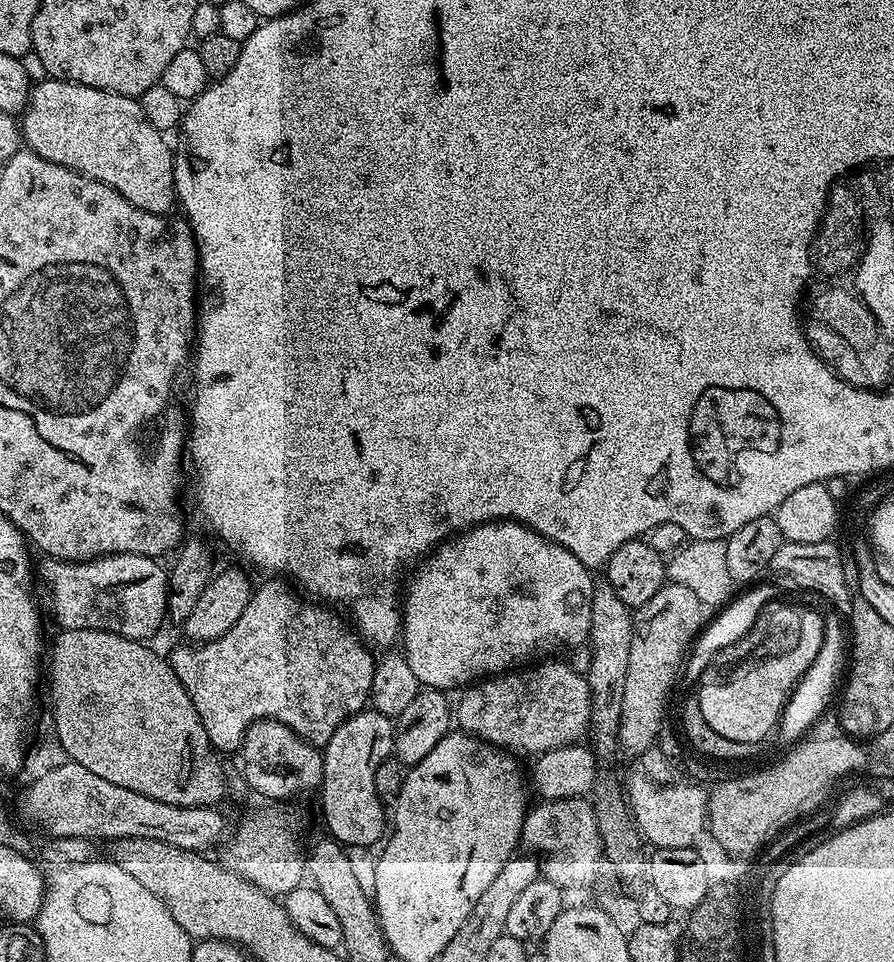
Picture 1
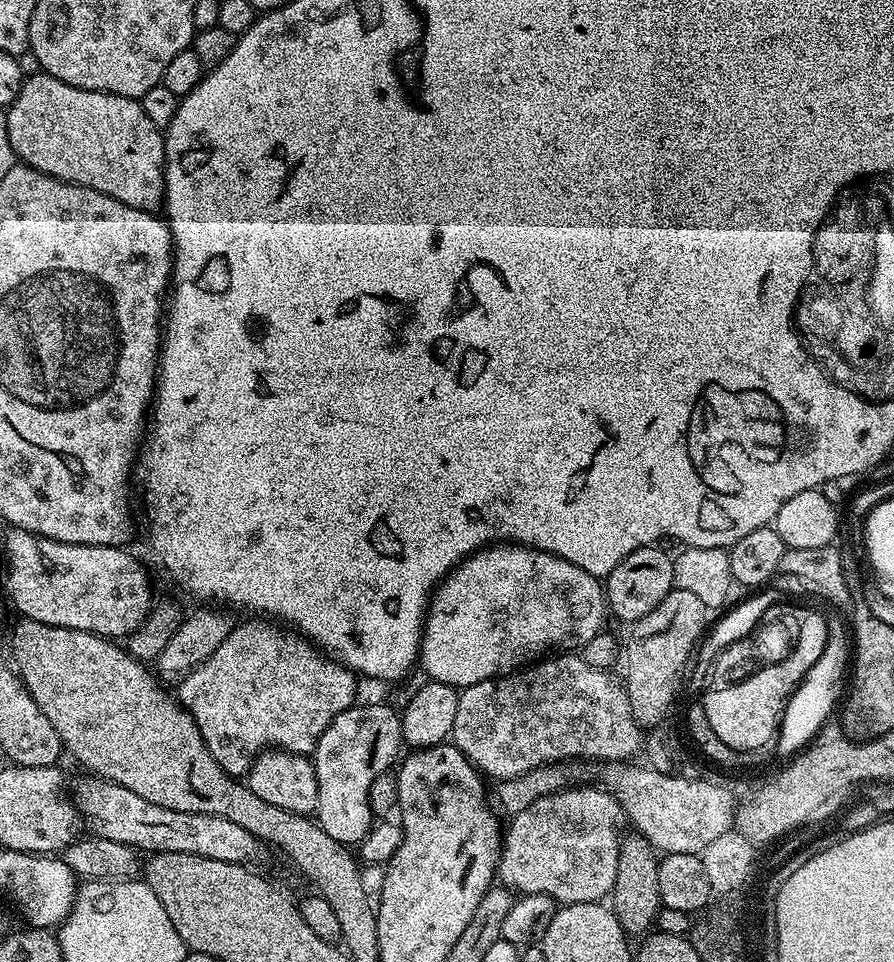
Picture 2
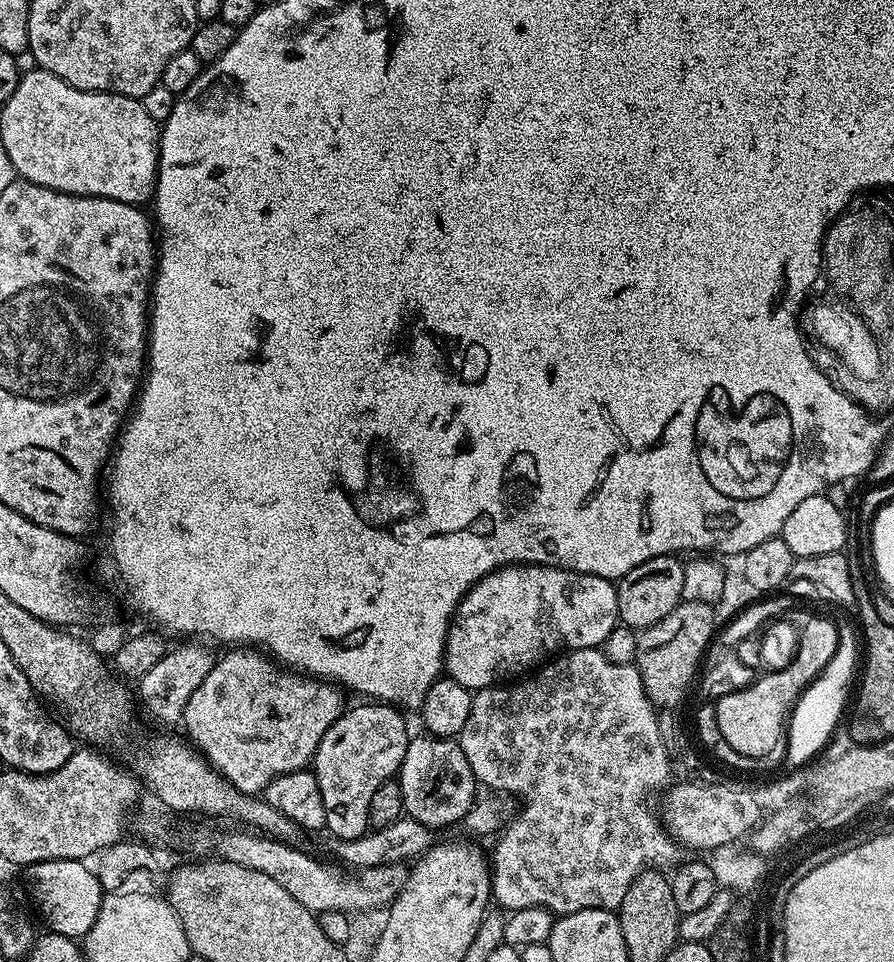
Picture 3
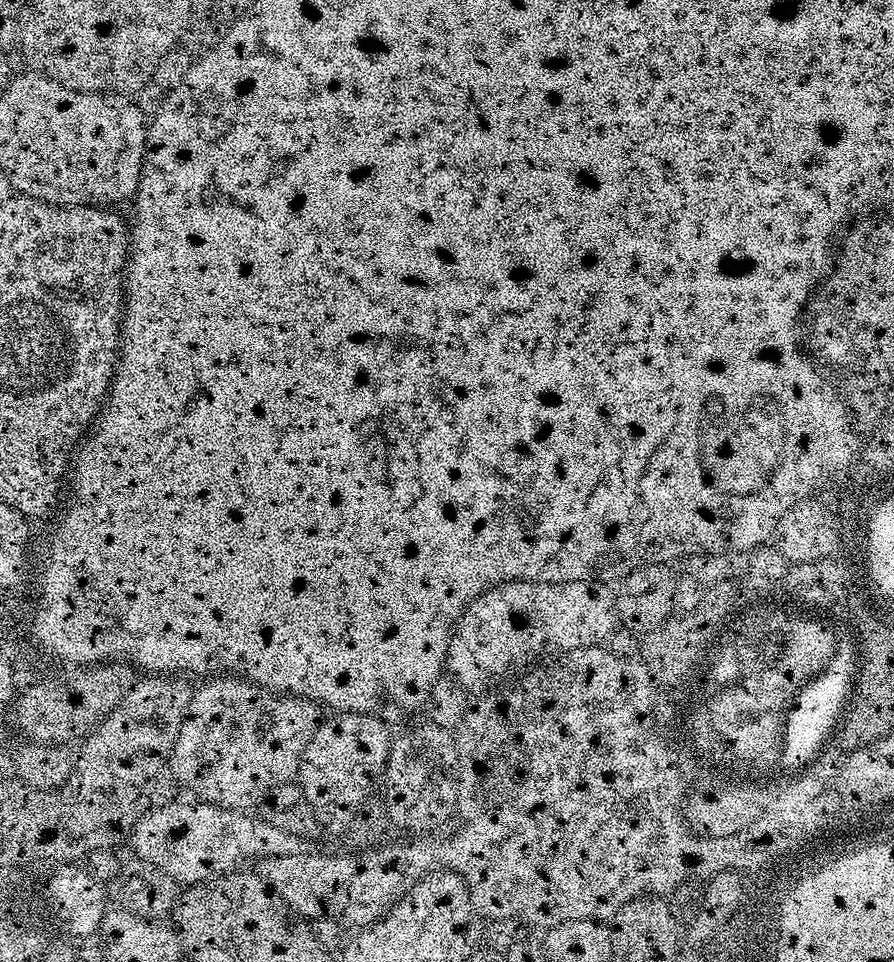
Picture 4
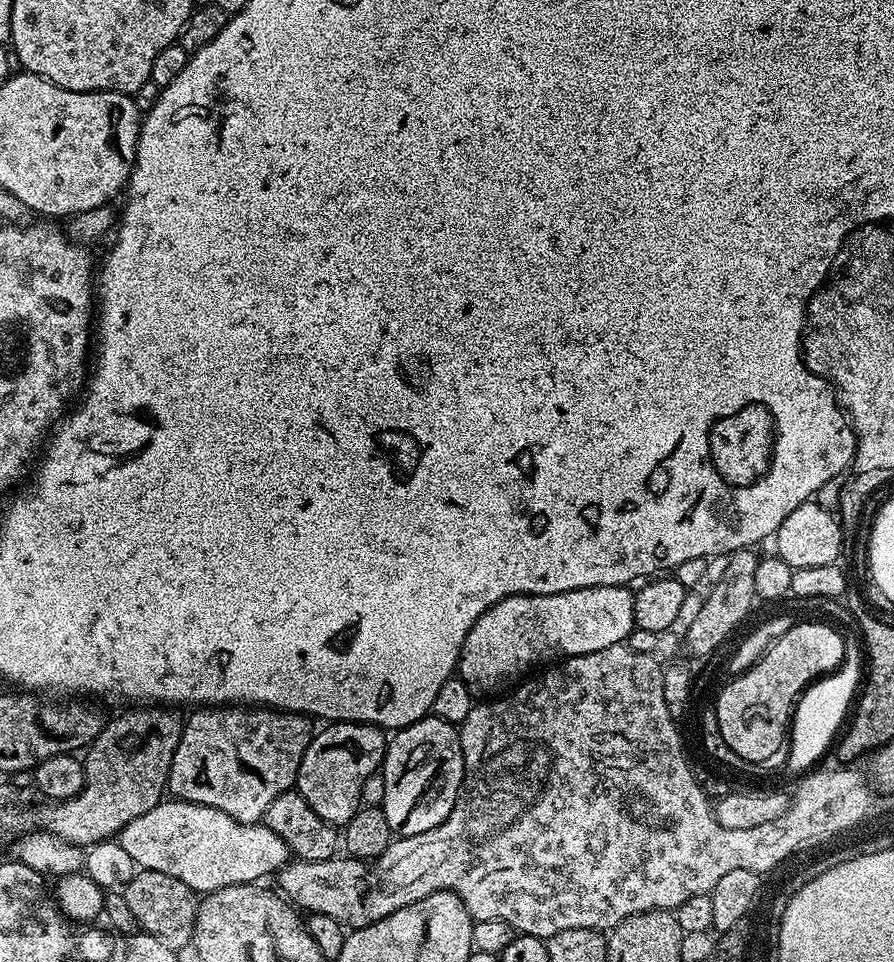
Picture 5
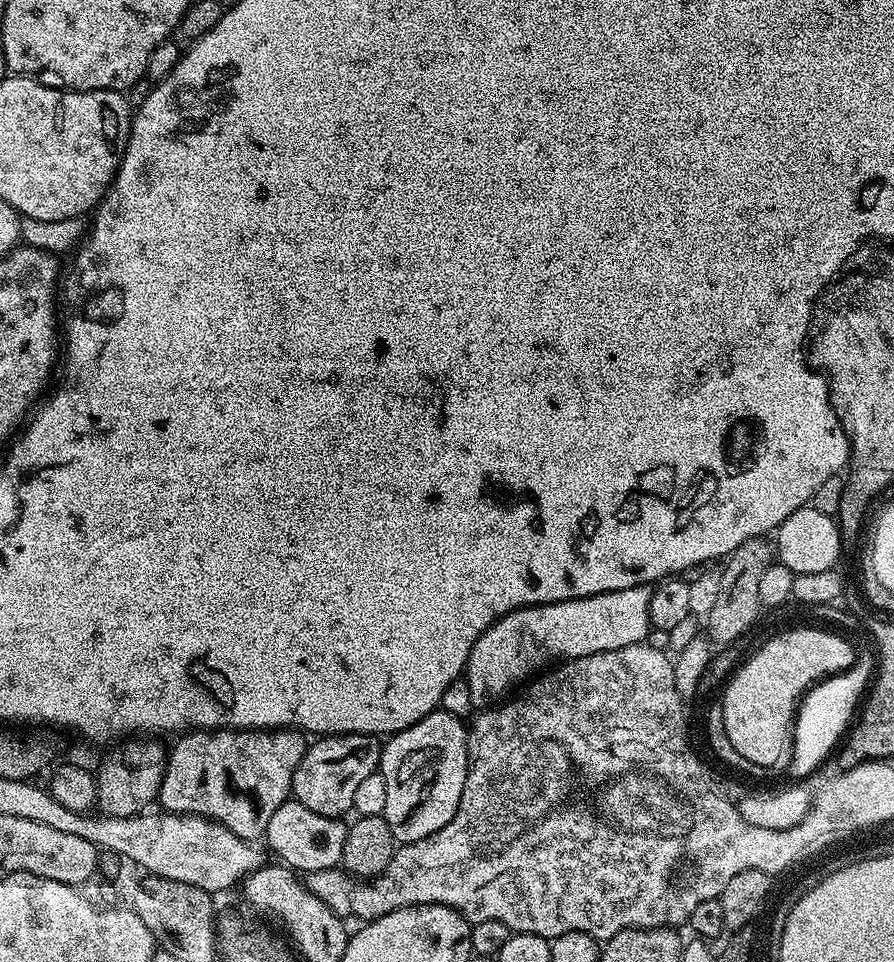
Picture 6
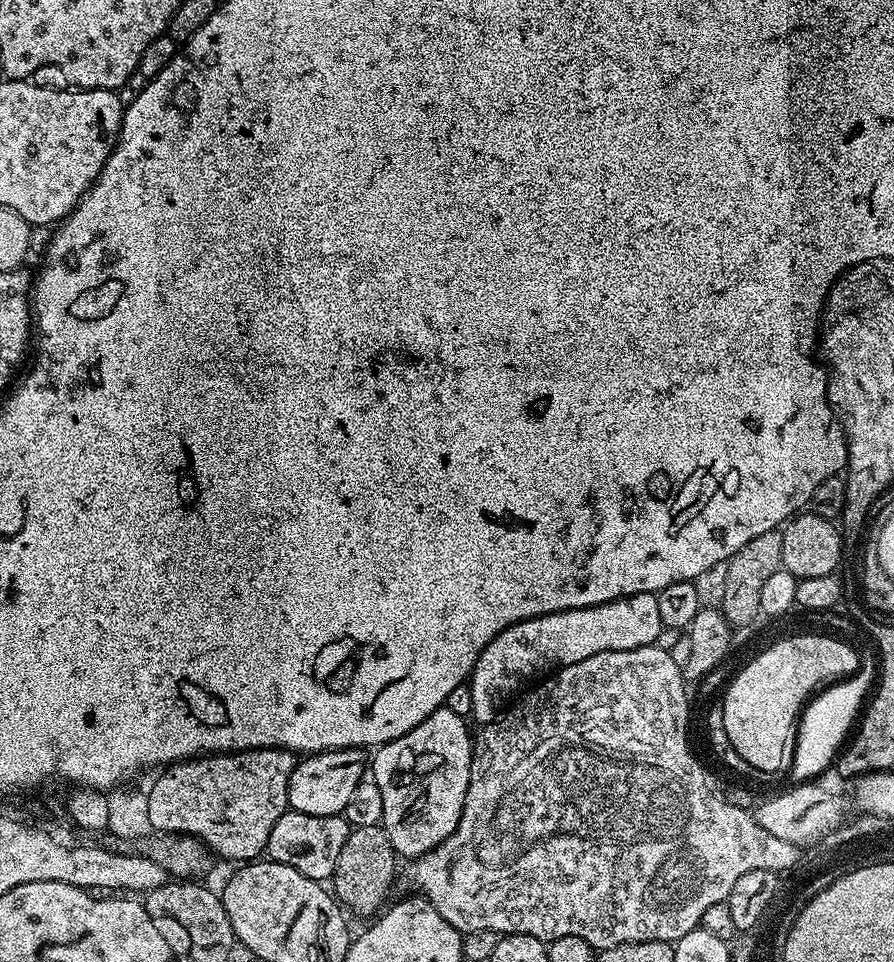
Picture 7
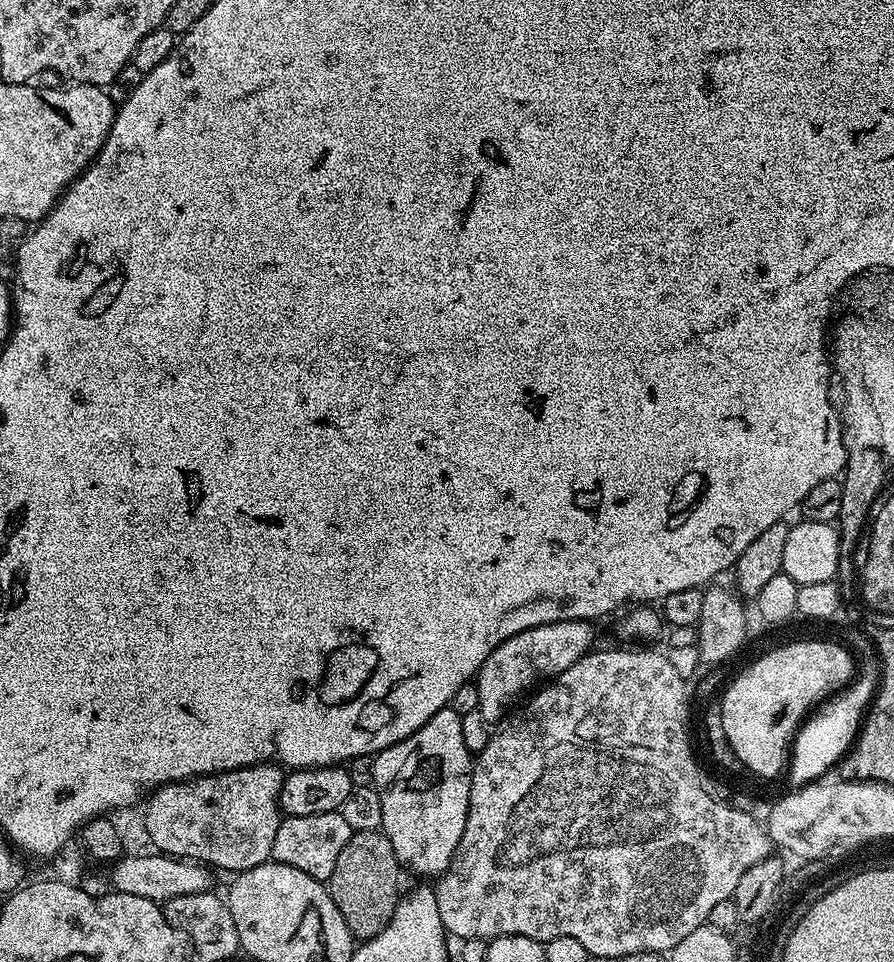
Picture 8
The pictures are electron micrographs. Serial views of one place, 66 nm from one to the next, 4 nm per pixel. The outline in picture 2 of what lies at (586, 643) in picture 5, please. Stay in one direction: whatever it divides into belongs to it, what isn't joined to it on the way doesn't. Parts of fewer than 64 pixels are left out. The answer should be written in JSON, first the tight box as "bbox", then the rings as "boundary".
{"bbox":[419,542,606,686],"boundary":[[[504,542],[479,549],[464,557],[435,589],[424,617],[419,667],[428,668],[427,675],[443,684],[467,686],[523,669],[526,662],[539,661],[542,654],[563,649],[560,648],[563,644],[583,646],[589,637],[605,627],[606,592],[603,587],[596,588],[596,584],[597,577],[589,572],[582,572],[578,566],[536,548]]]}

